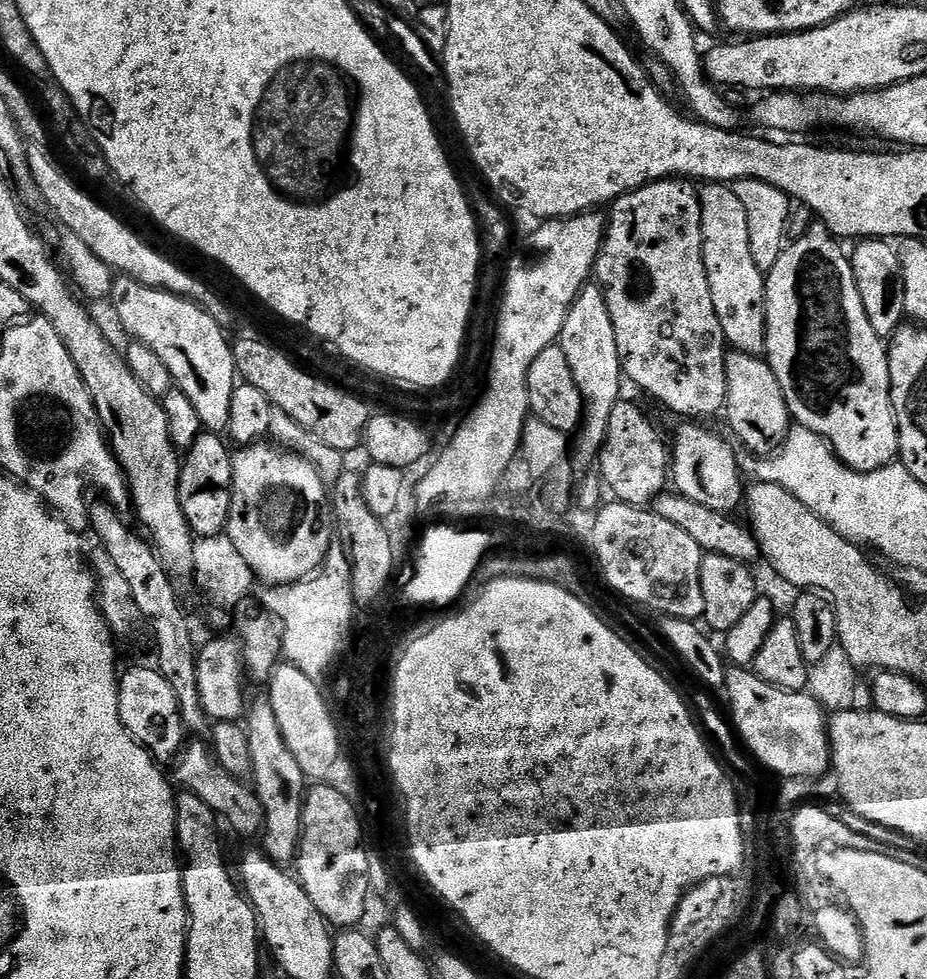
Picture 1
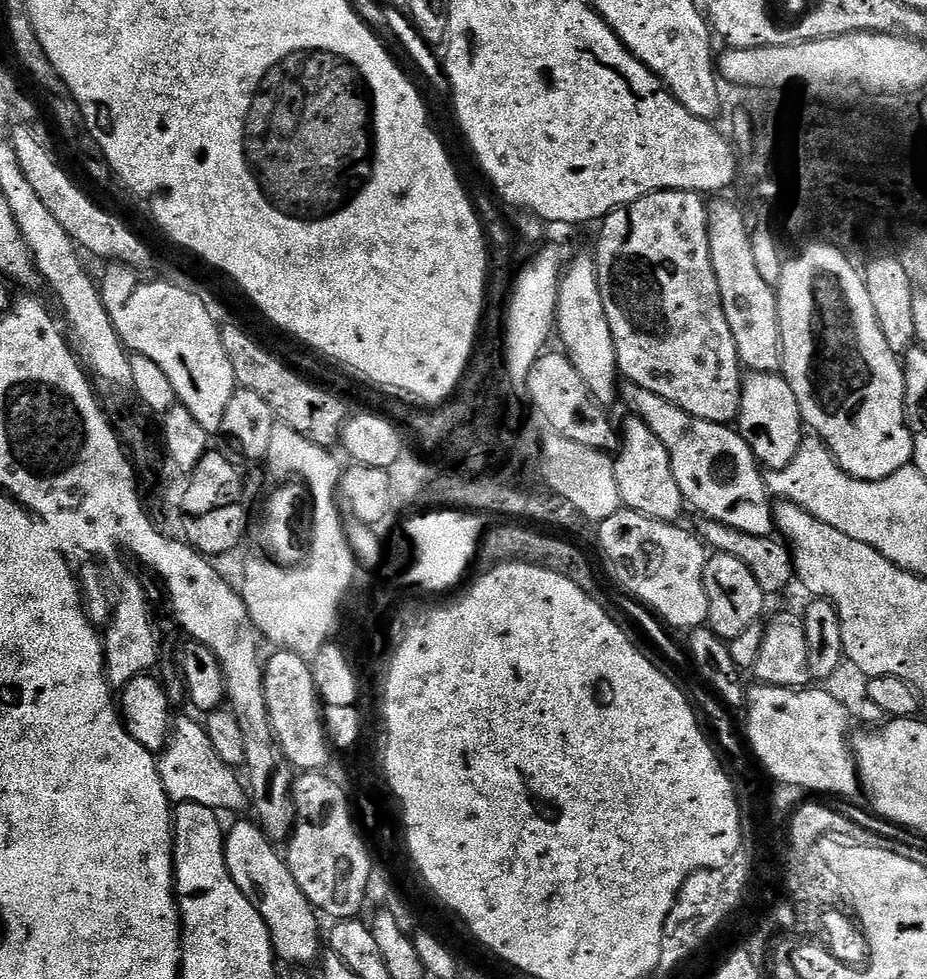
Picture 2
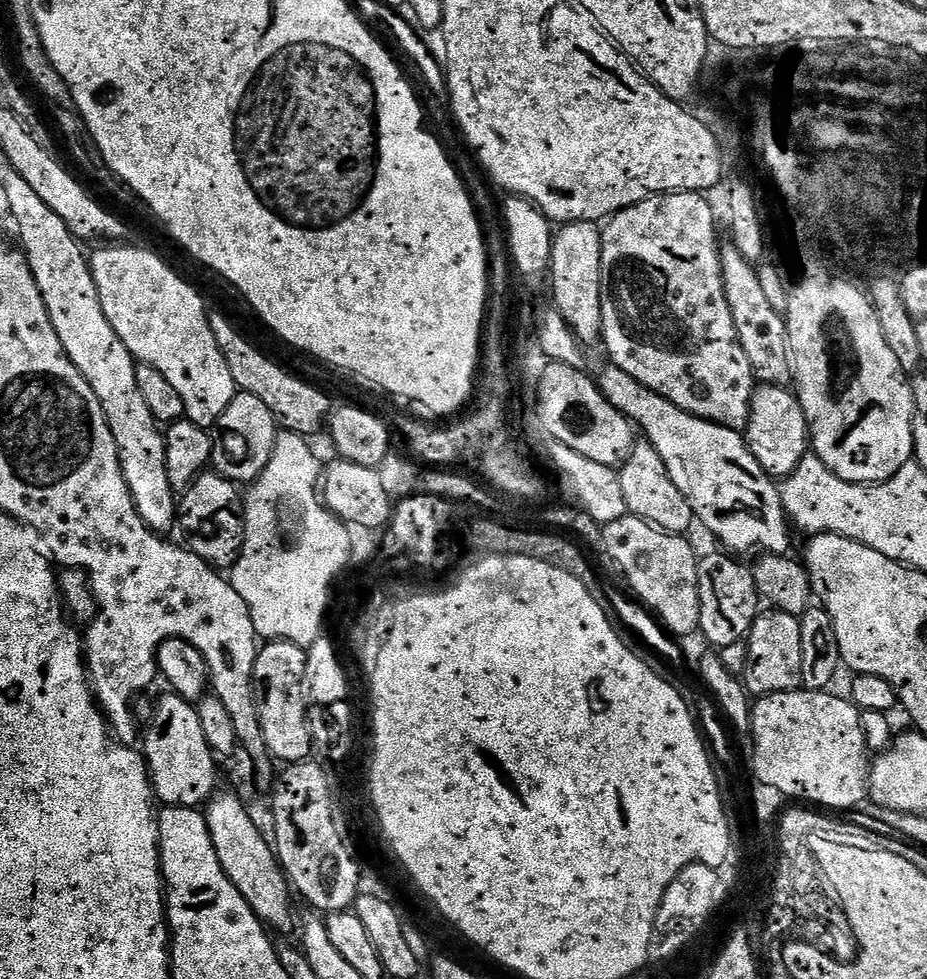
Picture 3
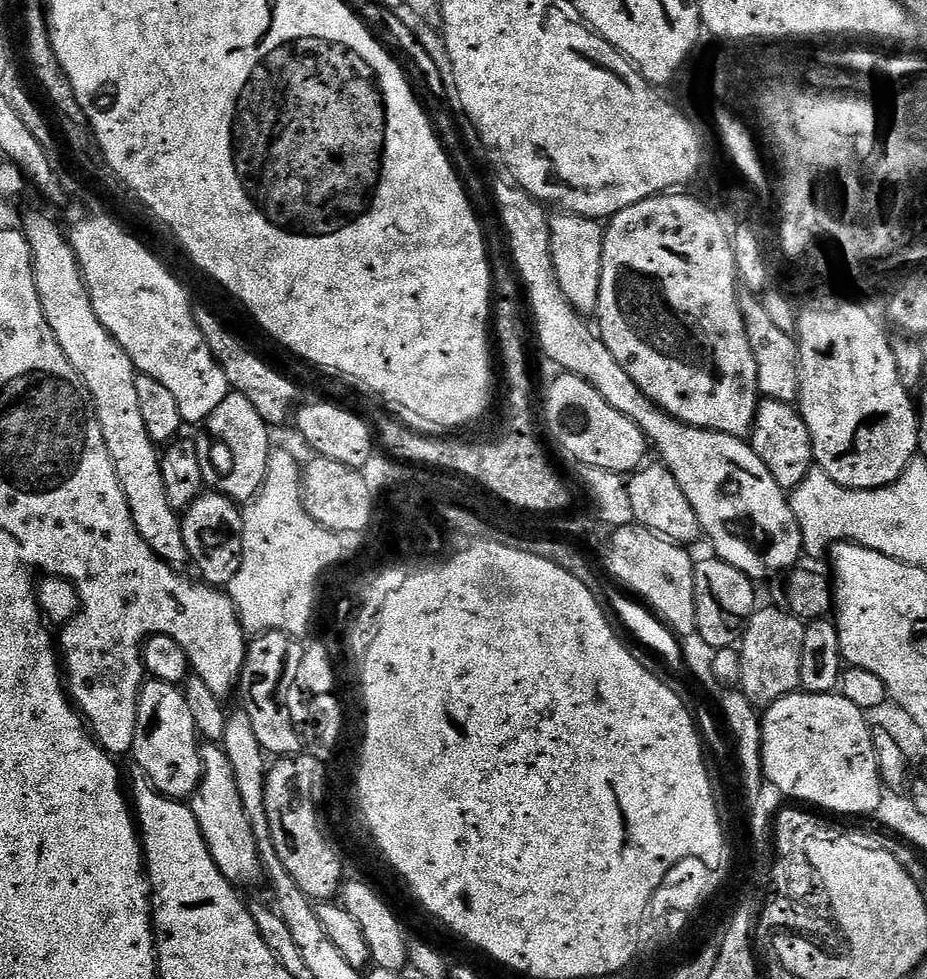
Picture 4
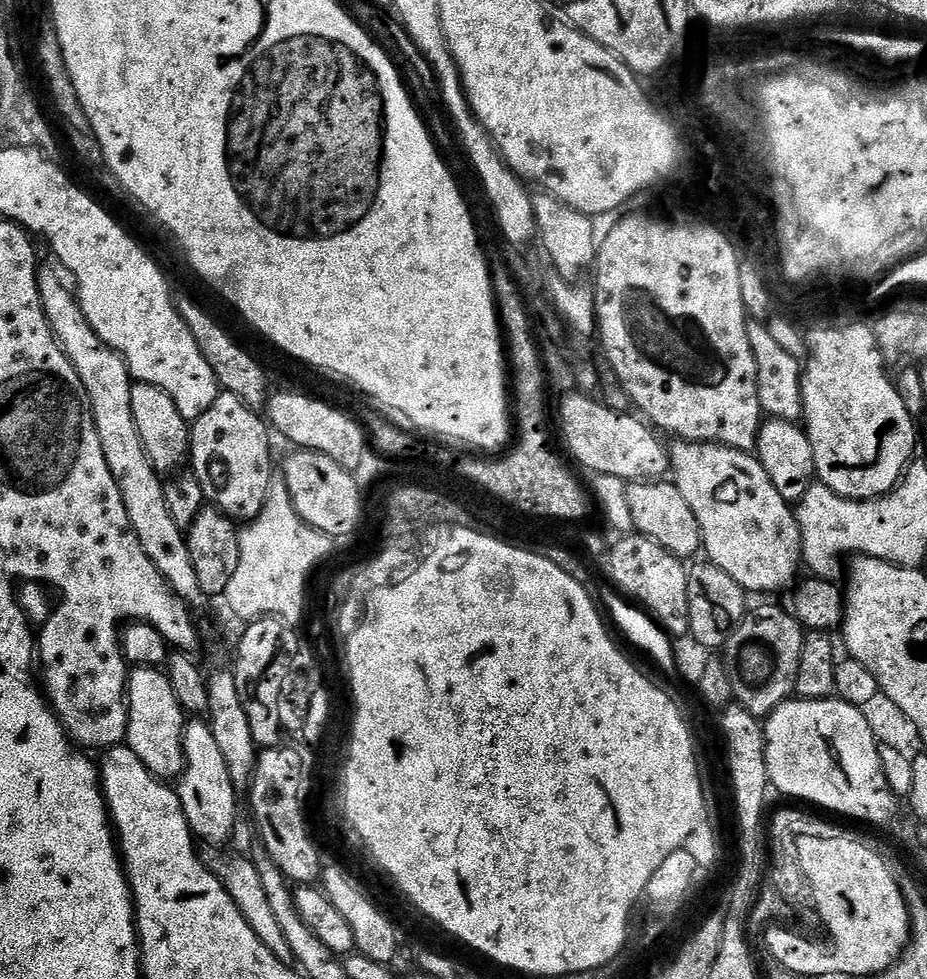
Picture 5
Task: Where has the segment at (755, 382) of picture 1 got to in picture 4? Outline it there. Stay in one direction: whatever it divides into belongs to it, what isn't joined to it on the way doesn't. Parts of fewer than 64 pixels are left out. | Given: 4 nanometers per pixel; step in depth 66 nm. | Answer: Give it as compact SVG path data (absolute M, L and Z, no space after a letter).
M761 399L756 410L756 424L750 433L750 443L758 458L766 462L766 470L774 474L774 482L778 482L778 486L782 489L797 488L814 467L810 430L792 404Z

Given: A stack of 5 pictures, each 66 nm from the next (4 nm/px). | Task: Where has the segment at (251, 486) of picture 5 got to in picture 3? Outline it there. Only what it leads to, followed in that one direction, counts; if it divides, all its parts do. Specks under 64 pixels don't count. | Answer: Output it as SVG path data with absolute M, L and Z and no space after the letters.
M237 391L218 418L219 428L218 444L219 447L220 444L224 447L224 452L228 455L228 464L232 467L226 472L228 479L244 486L251 485L252 481L262 474L262 470L266 470L272 457L278 435L276 415L266 406L266 402L262 402L262 398L254 398L254 394L249 392Z

